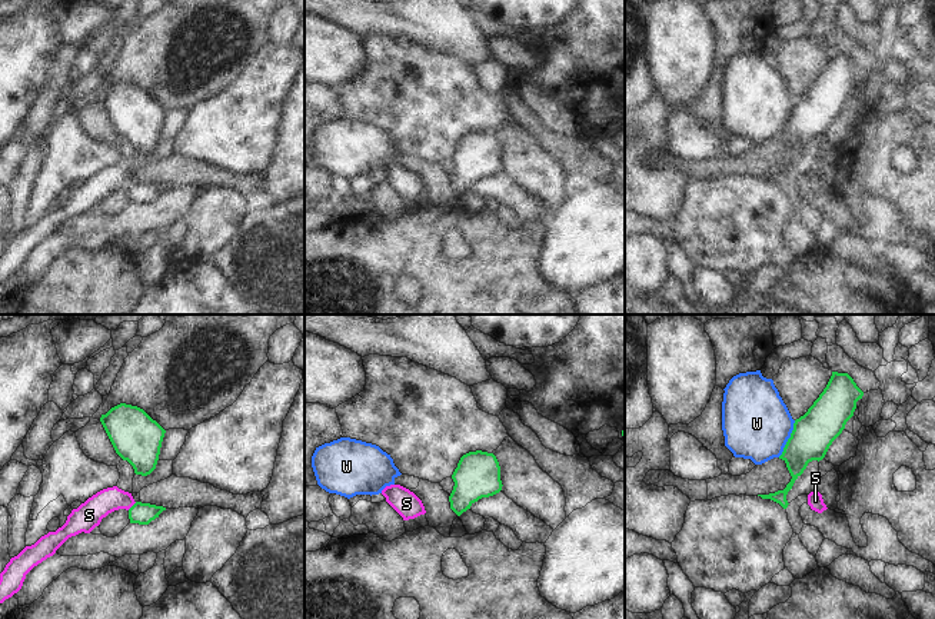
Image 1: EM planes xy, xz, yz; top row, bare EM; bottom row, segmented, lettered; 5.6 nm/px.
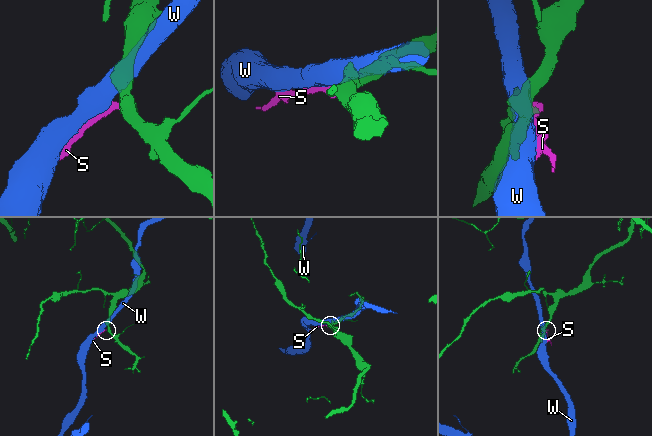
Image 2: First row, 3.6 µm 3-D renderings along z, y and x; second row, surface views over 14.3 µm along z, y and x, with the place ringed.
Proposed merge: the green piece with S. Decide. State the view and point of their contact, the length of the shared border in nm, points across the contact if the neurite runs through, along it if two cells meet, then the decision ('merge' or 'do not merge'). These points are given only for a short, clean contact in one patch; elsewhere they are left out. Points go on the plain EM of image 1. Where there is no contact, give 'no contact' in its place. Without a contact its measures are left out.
meets green in xy at (133, 185); contact 70 nm long; runs through xy (143, 193), (133, 185), (103, 182), (90, 193); merge

